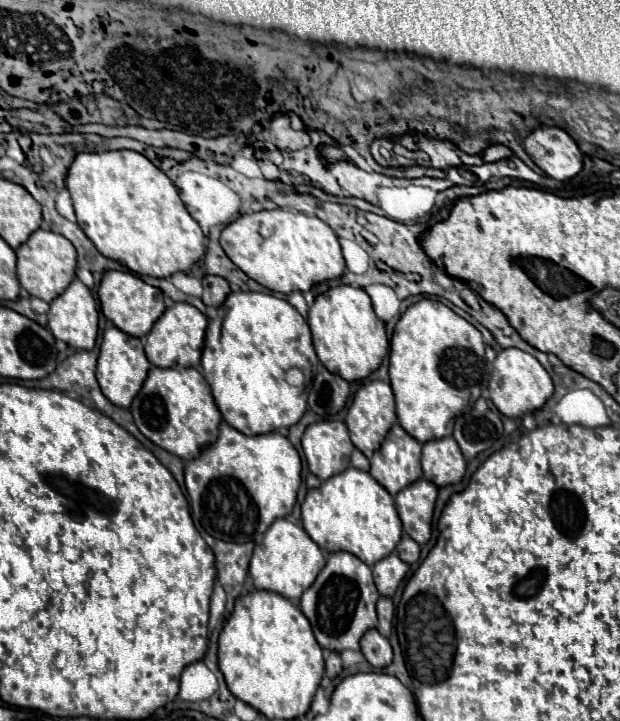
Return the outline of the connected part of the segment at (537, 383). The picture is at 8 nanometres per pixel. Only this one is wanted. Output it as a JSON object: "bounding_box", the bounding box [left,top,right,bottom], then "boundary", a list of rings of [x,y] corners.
{"bounding_box":[488,347,554,419],"boundary":[[[512,347],[512,349],[502,349],[496,355],[496,359],[492,361],[488,391],[490,391],[492,403],[498,407],[498,411],[502,415],[506,415],[510,419],[518,419],[526,413],[542,409],[544,403],[552,397],[554,385],[552,385],[548,371],[538,363],[538,359]]]}

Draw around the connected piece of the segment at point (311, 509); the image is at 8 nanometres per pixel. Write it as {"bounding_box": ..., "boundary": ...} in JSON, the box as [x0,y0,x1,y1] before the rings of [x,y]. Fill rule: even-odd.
{"bounding_box":[302,467,402,565],"boundary":[[[348,467],[344,473],[338,473],[330,479],[326,479],[320,487],[310,489],[304,503],[302,503],[302,525],[306,533],[312,537],[318,547],[332,551],[352,551],[358,559],[364,559],[364,563],[372,565],[384,559],[384,555],[390,555],[396,549],[396,543],[402,537],[402,523],[396,515],[394,497],[376,481],[370,473],[364,473],[360,469]]]}

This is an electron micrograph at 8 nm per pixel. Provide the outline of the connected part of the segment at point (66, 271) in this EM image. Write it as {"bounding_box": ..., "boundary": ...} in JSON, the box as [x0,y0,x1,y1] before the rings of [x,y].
{"bounding_box":[16,229,78,303],"boundary":[[[44,229],[34,231],[30,239],[16,249],[16,257],[17,277],[20,285],[32,297],[38,297],[46,303],[56,299],[56,295],[60,295],[60,291],[64,291],[64,287],[68,287],[68,283],[72,283],[72,279],[76,277],[76,263],[78,263],[76,249],[72,247],[68,239],[64,239],[58,233],[44,231]]]}

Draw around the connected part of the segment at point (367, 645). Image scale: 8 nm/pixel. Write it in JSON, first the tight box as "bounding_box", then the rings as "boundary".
{"bounding_box":[360,629,392,669],"boundary":[[[370,629],[362,637],[360,647],[362,647],[362,655],[366,657],[366,661],[370,665],[374,665],[376,669],[384,669],[392,663],[392,647],[390,647],[388,639],[382,637],[376,629]]]}

